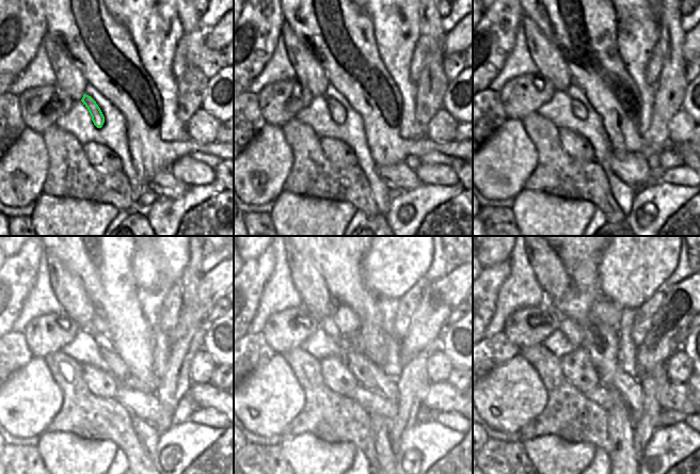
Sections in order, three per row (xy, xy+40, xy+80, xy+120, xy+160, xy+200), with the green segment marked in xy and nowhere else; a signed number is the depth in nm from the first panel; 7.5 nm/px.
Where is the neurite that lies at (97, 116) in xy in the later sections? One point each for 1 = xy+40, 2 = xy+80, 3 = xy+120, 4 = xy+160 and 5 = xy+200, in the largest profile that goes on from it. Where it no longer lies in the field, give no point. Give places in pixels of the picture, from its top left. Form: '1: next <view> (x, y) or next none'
1: next xy+40 (337, 112)
2: next xy+80 (577, 109)
3: next xy+120 (121, 372)
4: next xy+160 (367, 375)
5: next xy+200 (630, 390)

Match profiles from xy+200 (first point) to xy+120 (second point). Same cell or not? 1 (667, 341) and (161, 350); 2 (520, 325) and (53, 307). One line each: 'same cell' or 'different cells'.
1: different cells
2: different cells

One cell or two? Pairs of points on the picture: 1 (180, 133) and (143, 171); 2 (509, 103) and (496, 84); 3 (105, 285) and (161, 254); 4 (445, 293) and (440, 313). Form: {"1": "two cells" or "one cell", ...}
{"1": "two cells", "2": "two cells", "3": "two cells", "4": "one cell"}

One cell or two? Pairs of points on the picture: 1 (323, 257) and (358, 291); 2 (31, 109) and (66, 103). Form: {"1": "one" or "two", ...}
{"1": "one", "2": "one"}

